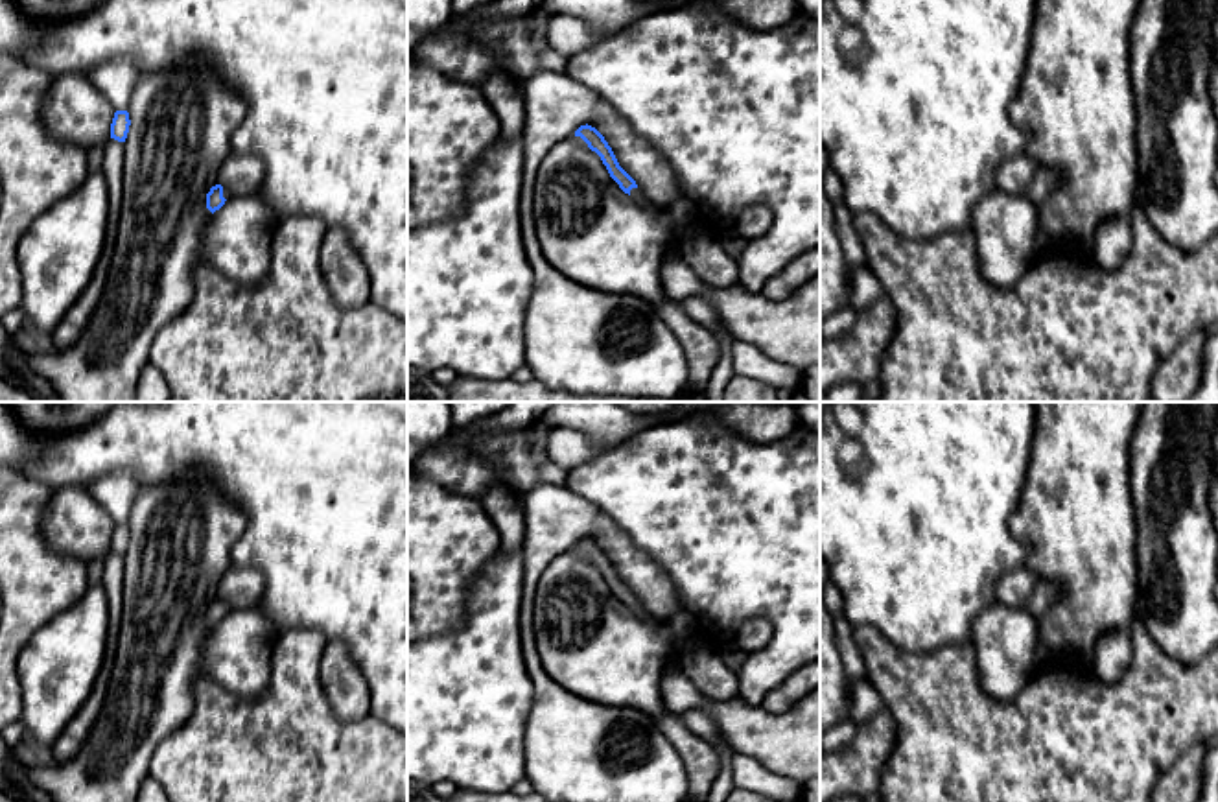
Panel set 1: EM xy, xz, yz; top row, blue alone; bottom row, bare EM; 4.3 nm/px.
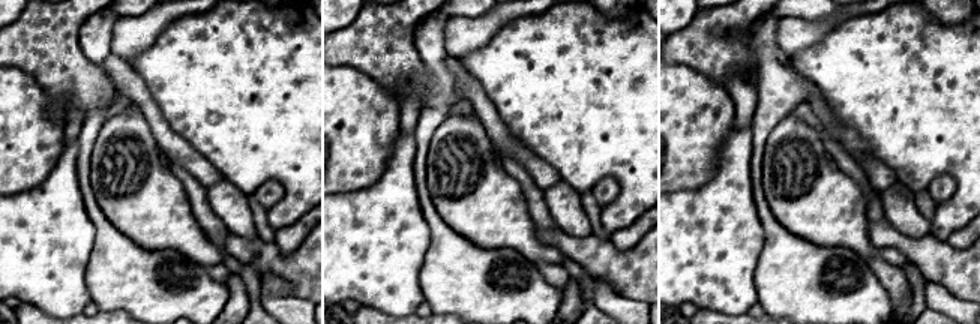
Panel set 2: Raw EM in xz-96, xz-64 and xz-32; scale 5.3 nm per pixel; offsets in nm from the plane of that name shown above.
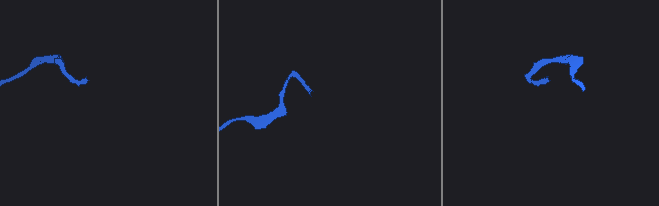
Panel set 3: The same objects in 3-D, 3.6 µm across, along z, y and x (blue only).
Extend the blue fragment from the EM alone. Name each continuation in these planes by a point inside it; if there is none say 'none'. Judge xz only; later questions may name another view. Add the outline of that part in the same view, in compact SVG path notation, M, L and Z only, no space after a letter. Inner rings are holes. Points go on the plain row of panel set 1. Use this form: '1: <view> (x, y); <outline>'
1: xz (638, 609); M632 601L630 603L630 608L632 608L632 612L639 618L639 619L643 619L643 621L647 621L647 623L650 623L650 625L660 625L662 623L662 614L654 614L654 612L649 612L641 603L638 603L638 601Z

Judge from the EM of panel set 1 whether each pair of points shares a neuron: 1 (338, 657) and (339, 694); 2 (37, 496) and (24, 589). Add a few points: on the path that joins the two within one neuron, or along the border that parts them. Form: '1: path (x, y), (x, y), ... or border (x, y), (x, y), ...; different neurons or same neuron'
1: path (338, 666), (339, 684); same neuron
2: path (24, 518), (24, 566); same neuron

